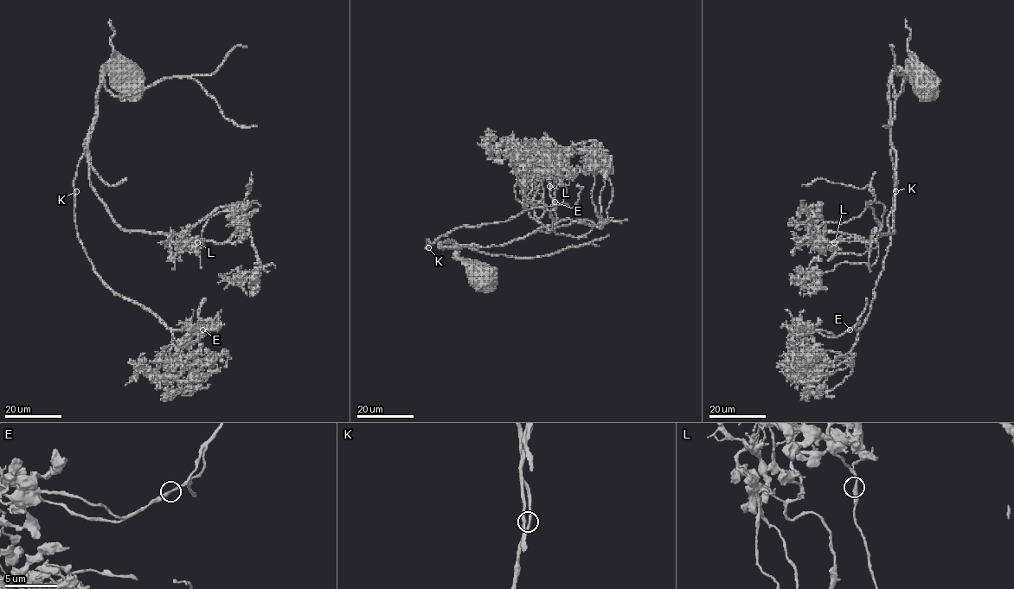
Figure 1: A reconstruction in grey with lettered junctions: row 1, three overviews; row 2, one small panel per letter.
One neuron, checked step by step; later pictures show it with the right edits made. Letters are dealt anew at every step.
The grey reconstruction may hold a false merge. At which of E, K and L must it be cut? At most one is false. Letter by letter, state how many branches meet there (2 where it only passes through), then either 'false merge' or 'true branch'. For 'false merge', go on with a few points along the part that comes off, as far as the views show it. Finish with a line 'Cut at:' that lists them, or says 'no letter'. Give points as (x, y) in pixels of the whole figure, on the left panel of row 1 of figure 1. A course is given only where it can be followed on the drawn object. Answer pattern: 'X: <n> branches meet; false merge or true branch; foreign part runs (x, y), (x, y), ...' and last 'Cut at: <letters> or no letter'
E: 2 branches meet; true branch
K: 2 branches meet; true branch
L: 2 branches meet; true branch
Cut at: no letter

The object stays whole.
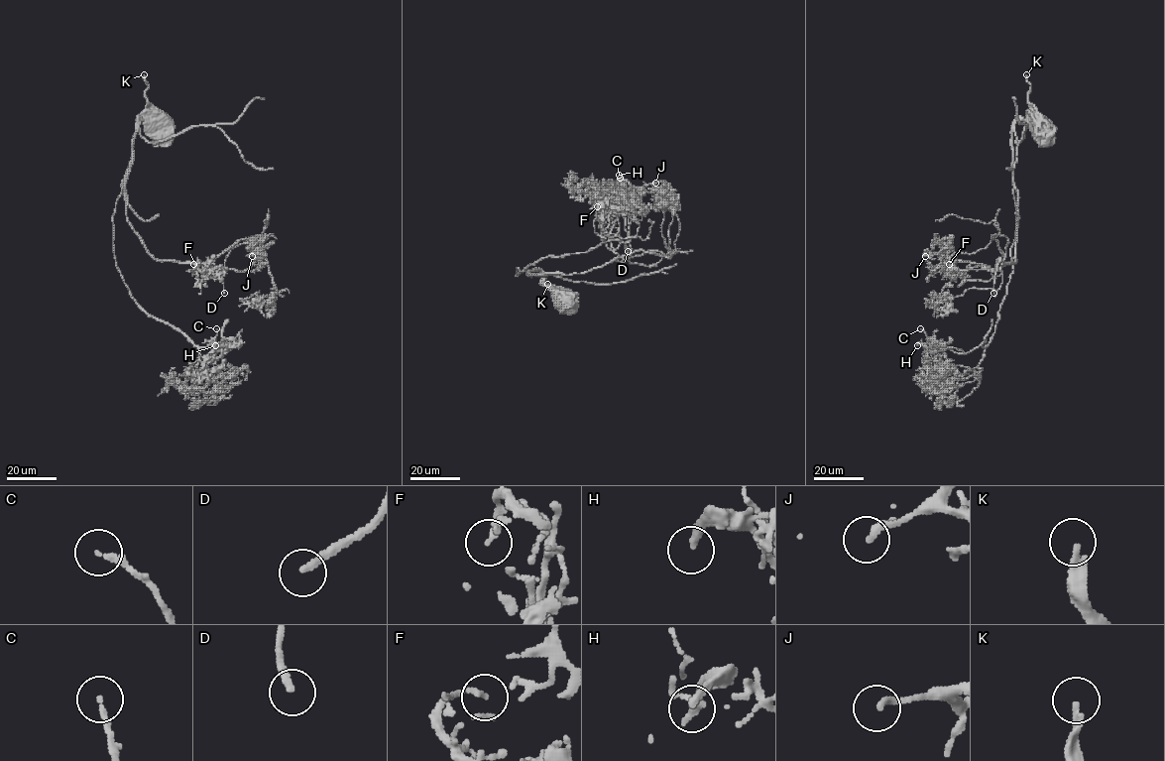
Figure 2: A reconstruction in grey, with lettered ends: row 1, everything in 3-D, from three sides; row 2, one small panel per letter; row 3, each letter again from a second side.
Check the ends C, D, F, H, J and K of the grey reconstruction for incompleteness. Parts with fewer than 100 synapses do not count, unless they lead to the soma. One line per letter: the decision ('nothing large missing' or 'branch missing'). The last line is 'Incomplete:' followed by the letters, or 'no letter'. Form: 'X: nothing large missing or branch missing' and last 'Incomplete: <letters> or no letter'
C: nothing large missing
D: branch missing
F: nothing large missing
H: nothing large missing
J: nothing large missing
K: nothing large missing
Incomplete: D

